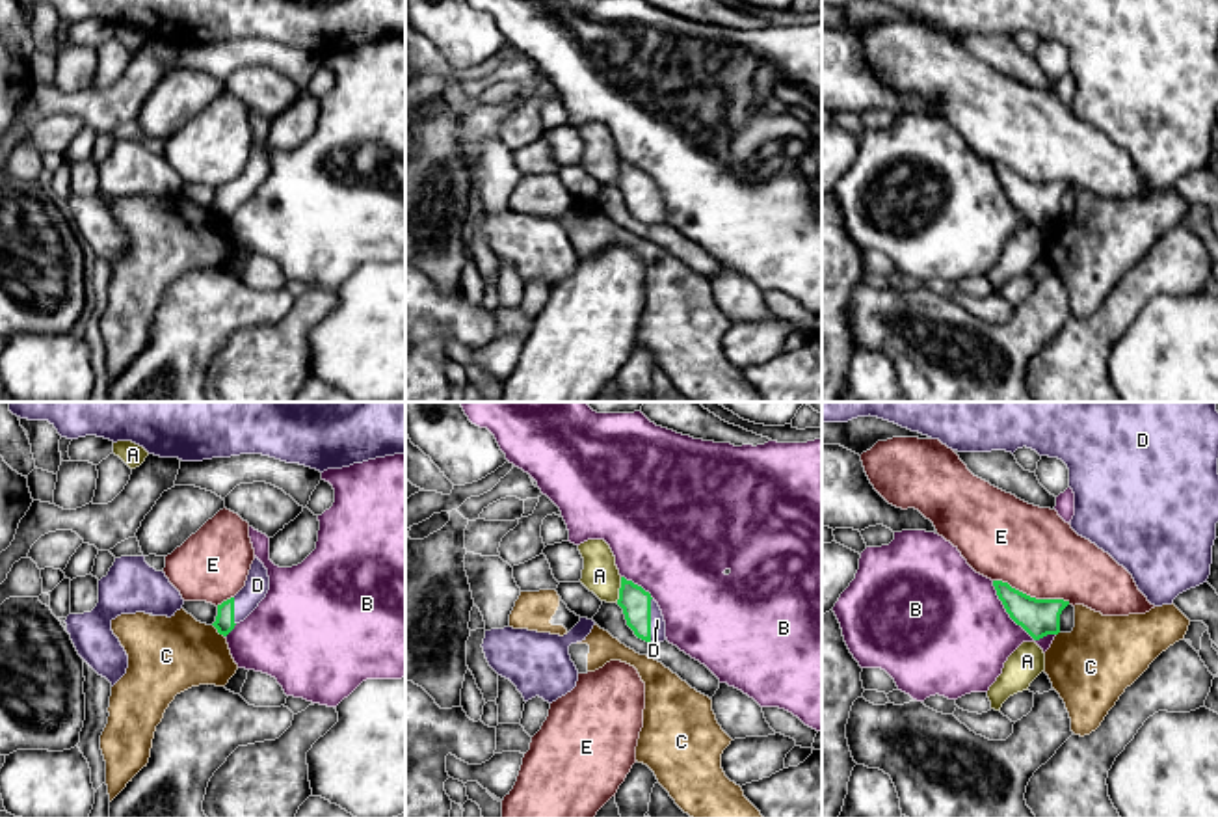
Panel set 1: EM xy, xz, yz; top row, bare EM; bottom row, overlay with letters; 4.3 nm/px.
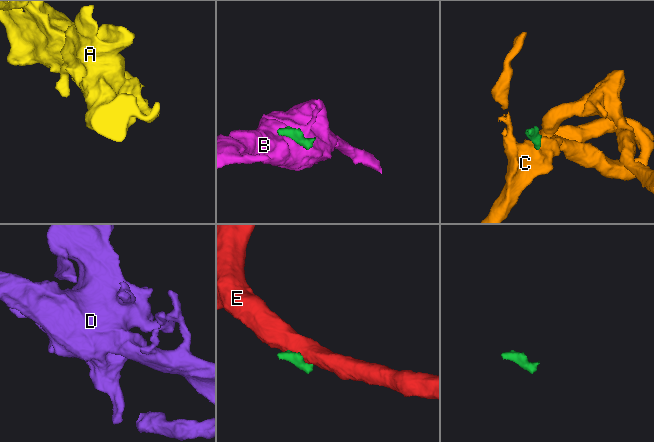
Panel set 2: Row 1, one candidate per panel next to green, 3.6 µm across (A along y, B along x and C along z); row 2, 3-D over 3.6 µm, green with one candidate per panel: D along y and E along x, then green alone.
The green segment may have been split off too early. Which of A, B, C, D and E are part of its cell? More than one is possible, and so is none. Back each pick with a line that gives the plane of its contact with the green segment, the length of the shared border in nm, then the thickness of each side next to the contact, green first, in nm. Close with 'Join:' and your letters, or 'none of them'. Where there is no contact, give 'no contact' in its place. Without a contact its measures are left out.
D: xz | 190 nm | 130/60 nm
Join: D

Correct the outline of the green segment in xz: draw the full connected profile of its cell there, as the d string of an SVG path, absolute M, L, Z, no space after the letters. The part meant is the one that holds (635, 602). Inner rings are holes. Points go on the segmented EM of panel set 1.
M621 577L617 605L623 609L627 625L645 642L664 642L666 622L658 603L642 586Z

